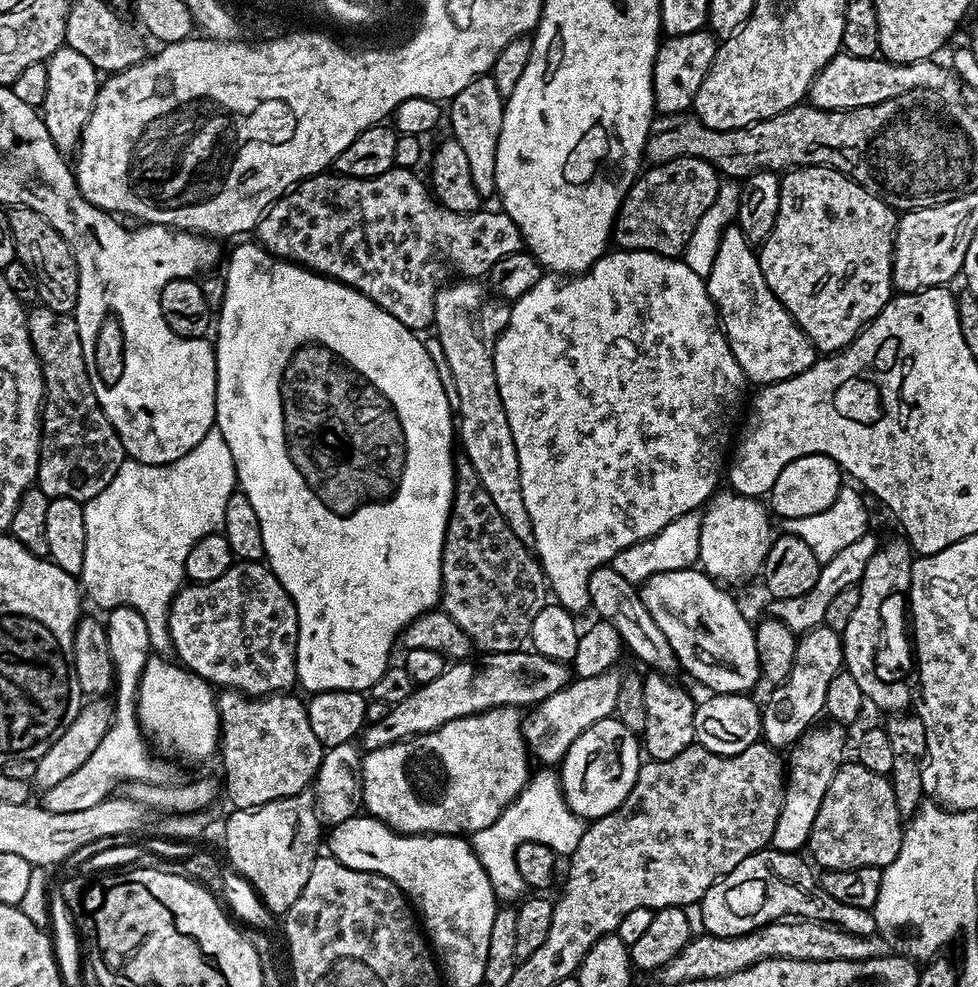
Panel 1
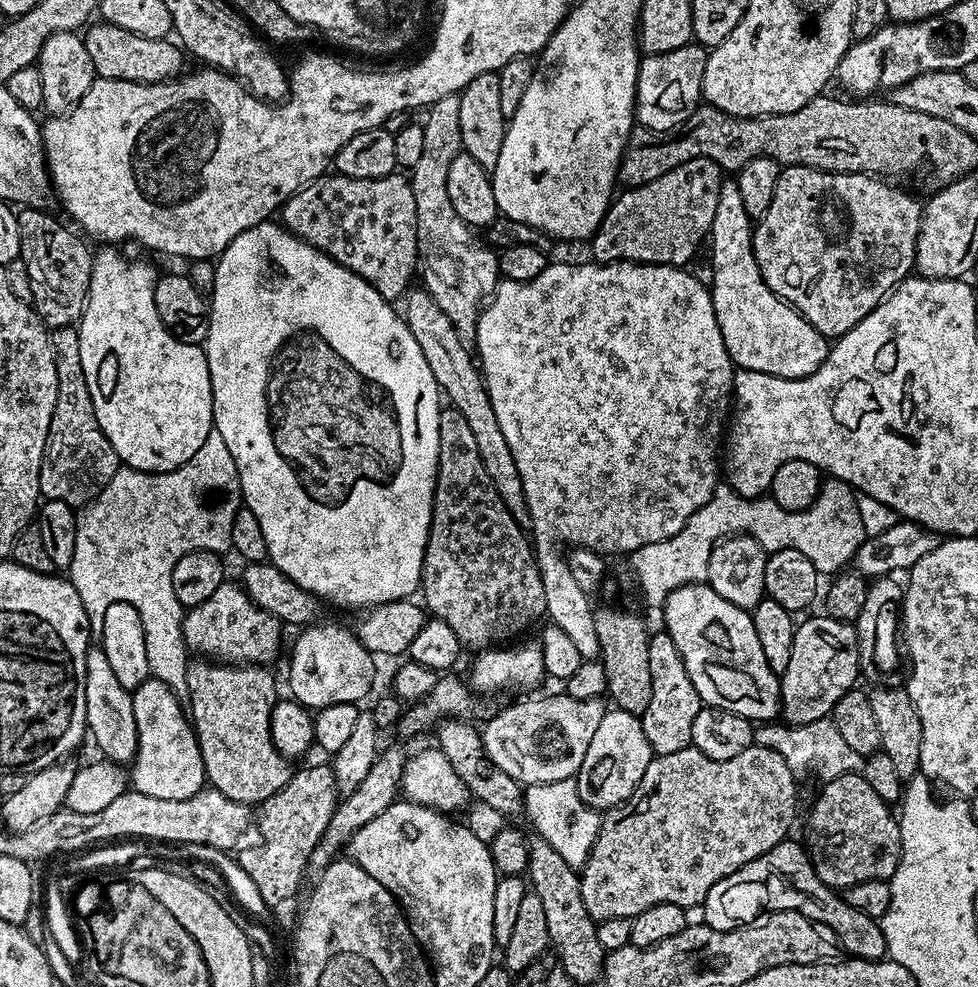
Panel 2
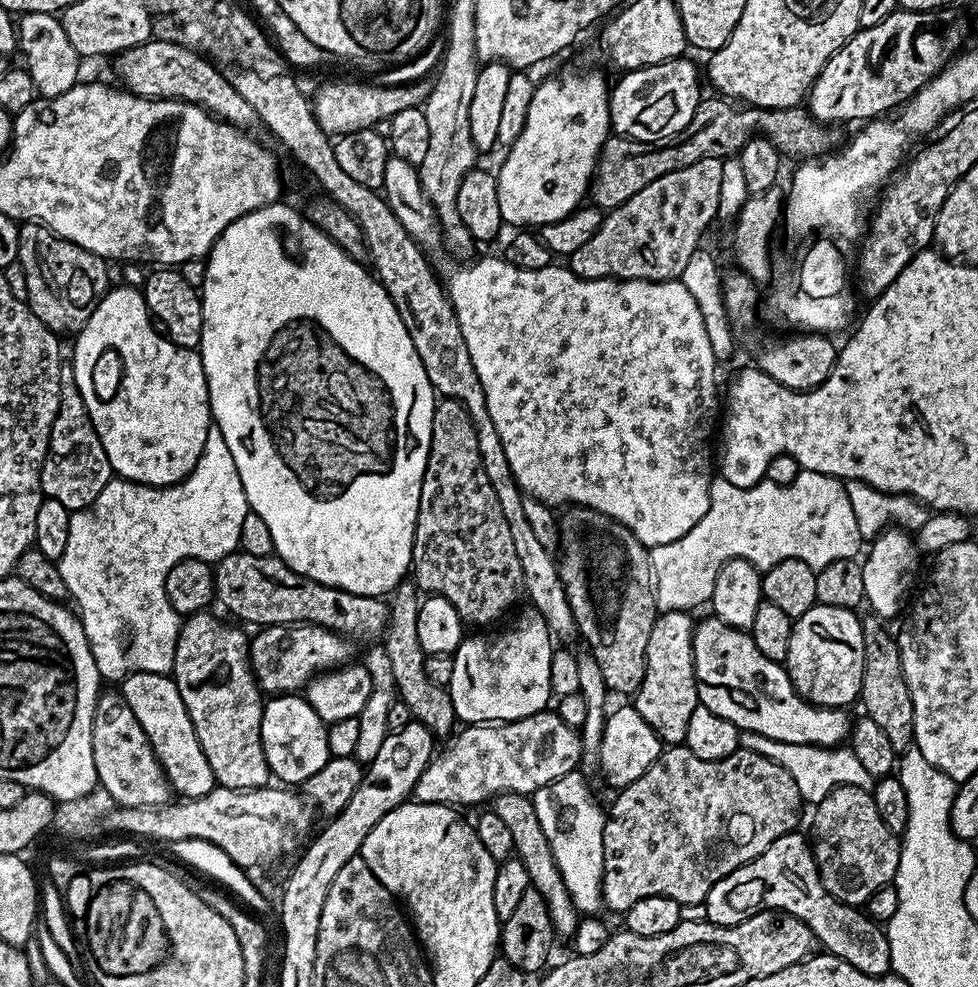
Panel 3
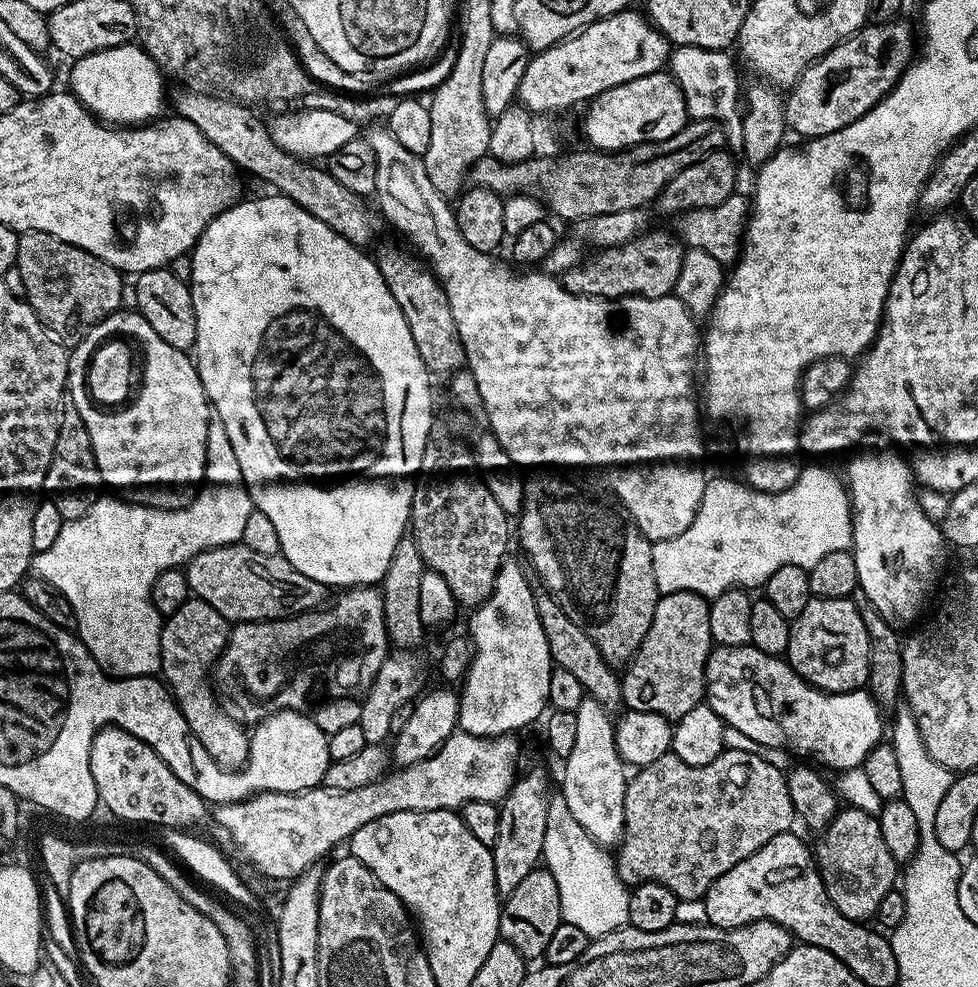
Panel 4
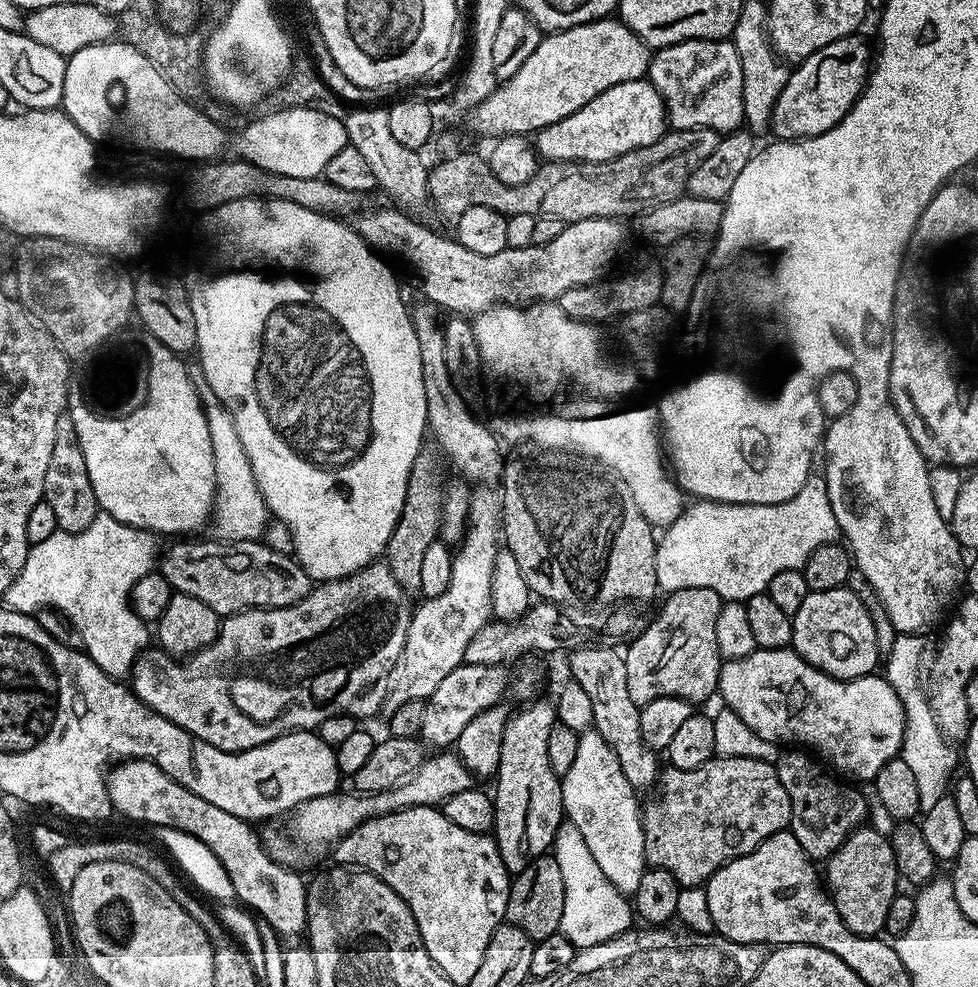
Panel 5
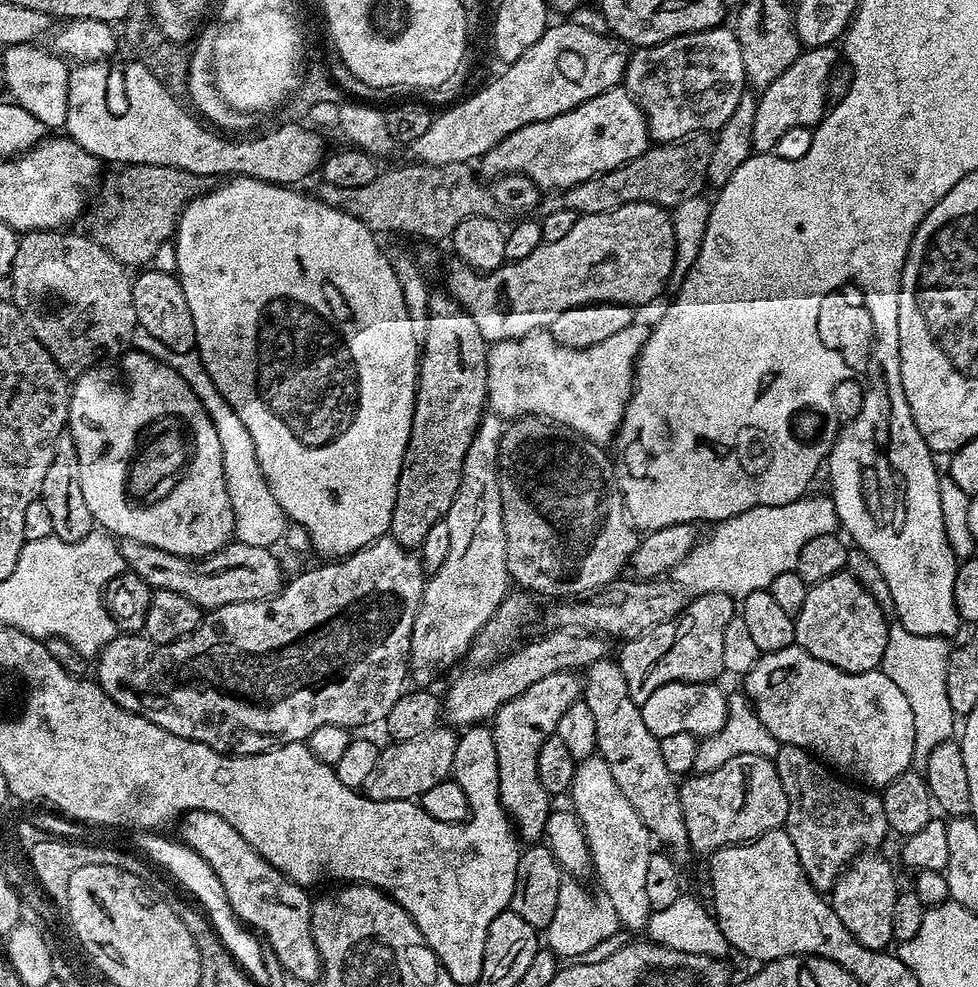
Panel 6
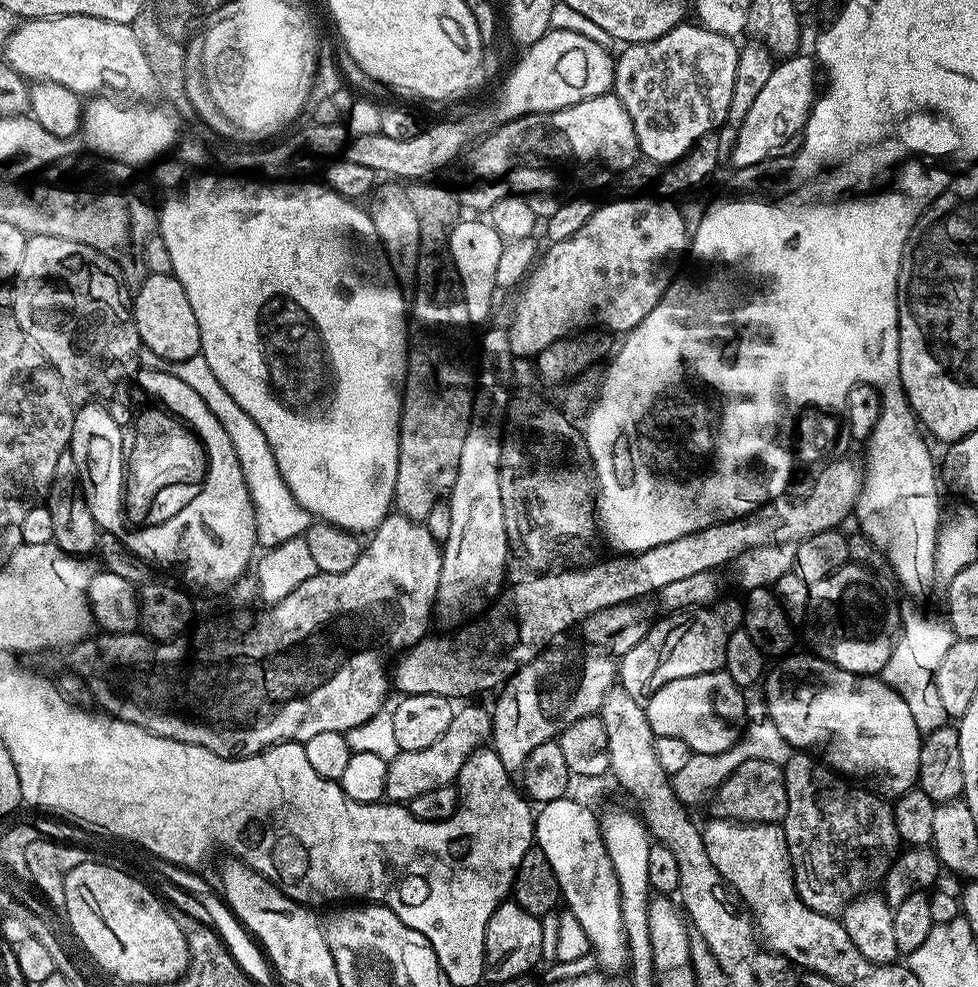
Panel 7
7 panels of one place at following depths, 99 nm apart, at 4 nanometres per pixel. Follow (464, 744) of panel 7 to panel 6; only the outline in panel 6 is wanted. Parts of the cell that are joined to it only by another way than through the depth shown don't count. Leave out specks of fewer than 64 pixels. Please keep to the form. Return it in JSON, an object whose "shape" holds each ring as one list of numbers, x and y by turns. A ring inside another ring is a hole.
{"shape":[[437,726,418,738,398,740,389,745,389,748,381,747,378,762,374,762,374,770,362,789,363,795,372,800,415,801,426,794,430,786,438,786,438,782,449,779,451,772,448,771,458,760,458,736,448,726]]}

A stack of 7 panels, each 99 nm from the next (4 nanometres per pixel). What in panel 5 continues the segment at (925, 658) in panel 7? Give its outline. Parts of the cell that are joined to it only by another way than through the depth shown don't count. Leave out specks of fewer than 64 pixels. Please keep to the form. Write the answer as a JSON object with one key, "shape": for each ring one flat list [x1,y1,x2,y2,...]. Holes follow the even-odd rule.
{"shape":[[897,635,894,646,886,653,882,664,882,675,890,682,894,694,898,694,898,702,902,702,904,711,904,741,900,747,899,759,906,762,910,774,914,774,914,783,918,786,918,802,921,809,934,806,938,798,946,795,950,788,952,771,958,764,958,752,942,734,938,722,934,718,934,710,928,701,925,685,922,683,922,668,920,663,924,660,924,636]]}

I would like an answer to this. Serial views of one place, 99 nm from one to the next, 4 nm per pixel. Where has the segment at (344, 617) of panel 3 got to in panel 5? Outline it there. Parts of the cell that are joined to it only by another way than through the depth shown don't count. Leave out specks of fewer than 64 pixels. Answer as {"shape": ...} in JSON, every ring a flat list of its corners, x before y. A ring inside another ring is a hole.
{"shape":[[184,538,179,542,172,542,169,548,163,549,158,560,158,570,170,582,173,592,190,594,190,598,198,598,198,602,206,602,210,610,214,610,220,617,233,616,236,612,245,612,251,608,285,608,294,606,306,598,314,587,311,576,300,565,300,561,291,555,284,556,274,551,260,540,217,540,209,538,203,544,200,538]]}

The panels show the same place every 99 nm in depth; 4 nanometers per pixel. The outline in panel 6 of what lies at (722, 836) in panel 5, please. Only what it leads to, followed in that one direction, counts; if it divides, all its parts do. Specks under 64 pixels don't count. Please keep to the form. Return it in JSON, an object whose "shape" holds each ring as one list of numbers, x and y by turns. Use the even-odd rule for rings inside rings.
{"shape":[[738,754,730,762,722,762,718,770,692,774,679,785,682,814,686,824,686,834,691,851,711,854,731,844,743,844,775,828,784,828,788,813,786,790,782,790,782,778,778,778,775,763,769,757,758,754]]}

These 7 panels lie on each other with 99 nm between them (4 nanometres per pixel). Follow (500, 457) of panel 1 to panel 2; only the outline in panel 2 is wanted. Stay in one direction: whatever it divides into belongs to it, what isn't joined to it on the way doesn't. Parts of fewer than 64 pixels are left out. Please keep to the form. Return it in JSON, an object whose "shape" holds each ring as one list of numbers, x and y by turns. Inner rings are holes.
{"shape":[[459,95,447,96,434,102,427,109,428,117,422,120,424,133,424,149,418,157,418,163,410,170,410,183,414,190,414,210,416,211,416,259,418,261,418,276,422,281,424,291,438,302,438,310,450,318,454,330,466,342,476,339,476,320,480,317,480,309,486,298,491,297,500,283,500,257,487,243,476,238,477,233,468,227,454,210,454,202,450,202,450,194,446,194,446,174,452,165,452,159,461,155,460,139,462,130,458,130,458,102]]}

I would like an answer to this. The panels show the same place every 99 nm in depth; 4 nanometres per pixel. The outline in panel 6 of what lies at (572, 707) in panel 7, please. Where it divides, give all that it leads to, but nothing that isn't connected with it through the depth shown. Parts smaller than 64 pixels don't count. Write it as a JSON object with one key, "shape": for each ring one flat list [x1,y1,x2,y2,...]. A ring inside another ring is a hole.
{"shape":[[575,671,546,674,530,690,522,690,518,698,510,698,490,721,494,750,498,754,498,794,517,837,525,845,545,839,548,816,554,810,553,797,542,786,542,778,538,778,538,750,542,750,546,738,554,735,558,718,581,696,582,680]]}

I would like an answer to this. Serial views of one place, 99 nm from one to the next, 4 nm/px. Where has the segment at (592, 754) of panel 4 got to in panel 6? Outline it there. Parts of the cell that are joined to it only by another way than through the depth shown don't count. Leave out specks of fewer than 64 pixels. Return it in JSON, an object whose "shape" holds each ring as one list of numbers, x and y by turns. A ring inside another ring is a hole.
{"shape":[[593,754,579,761,572,779,570,797,571,811,580,819,584,836,588,839,588,849,592,855,591,871,600,879,603,899,614,906,614,914,618,914,621,925,636,932,647,929,648,914,653,911,646,899,646,866,654,851,654,840,648,827,638,818,638,810,630,806,630,801,622,790,618,790,618,782,614,782,614,774,610,774,610,766,598,754]]}

